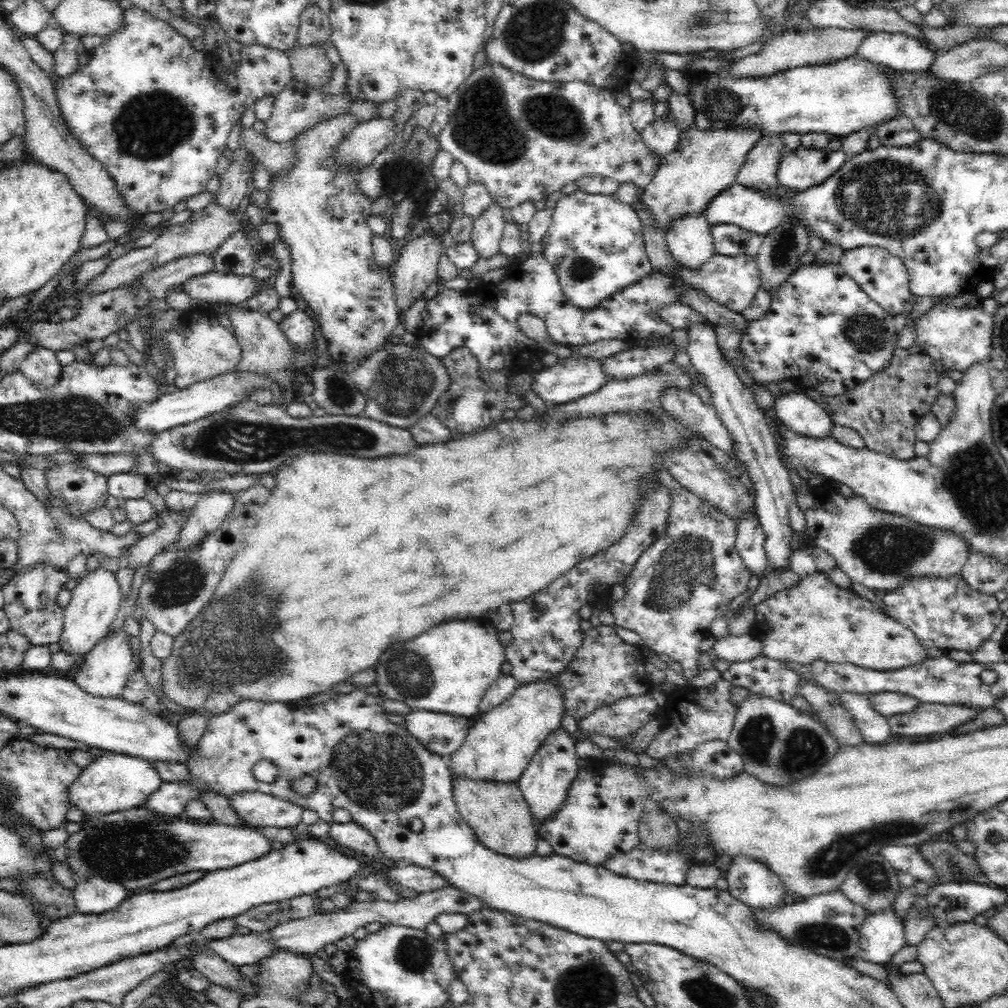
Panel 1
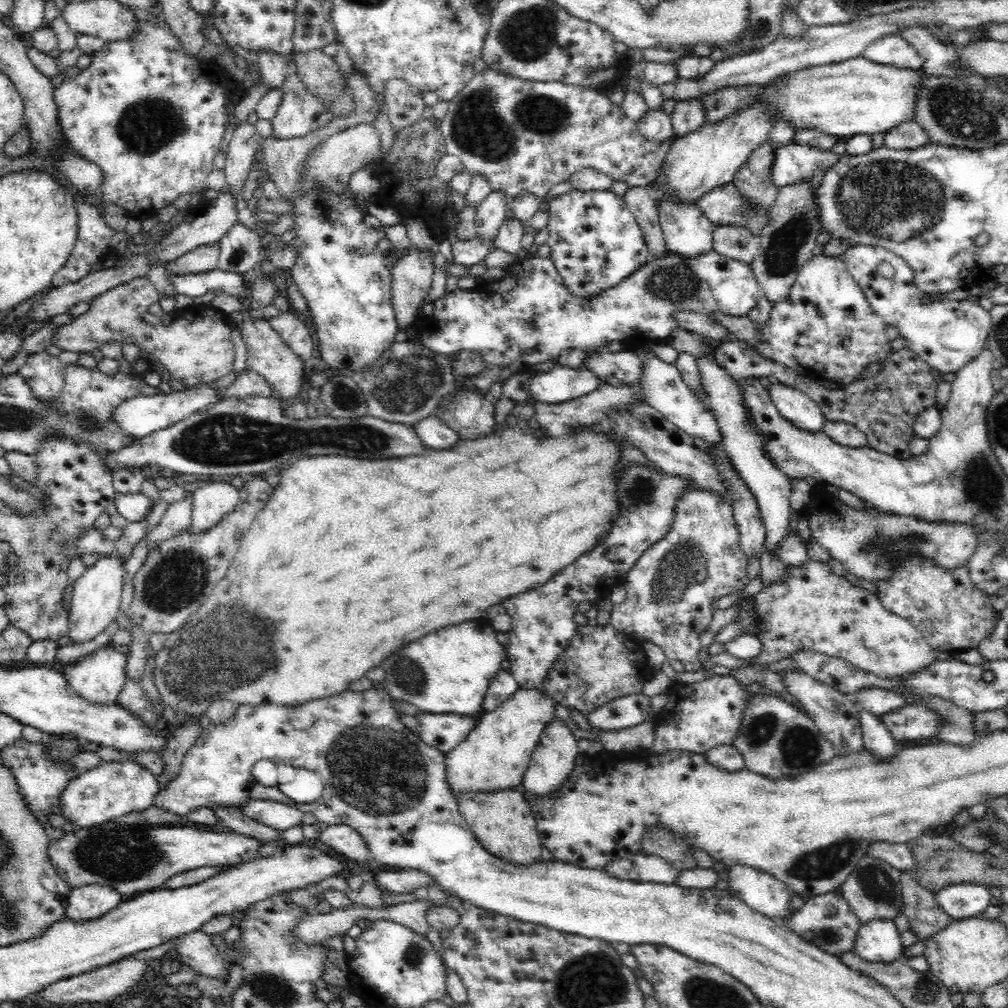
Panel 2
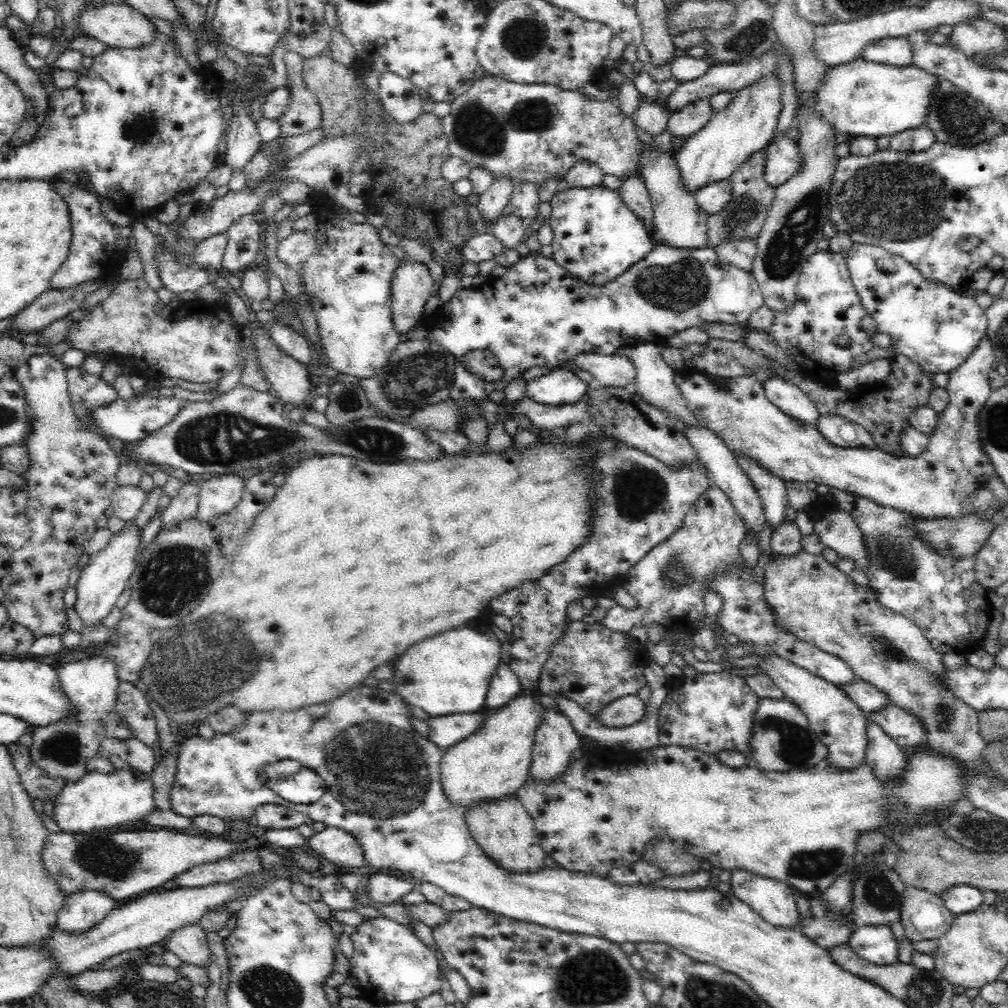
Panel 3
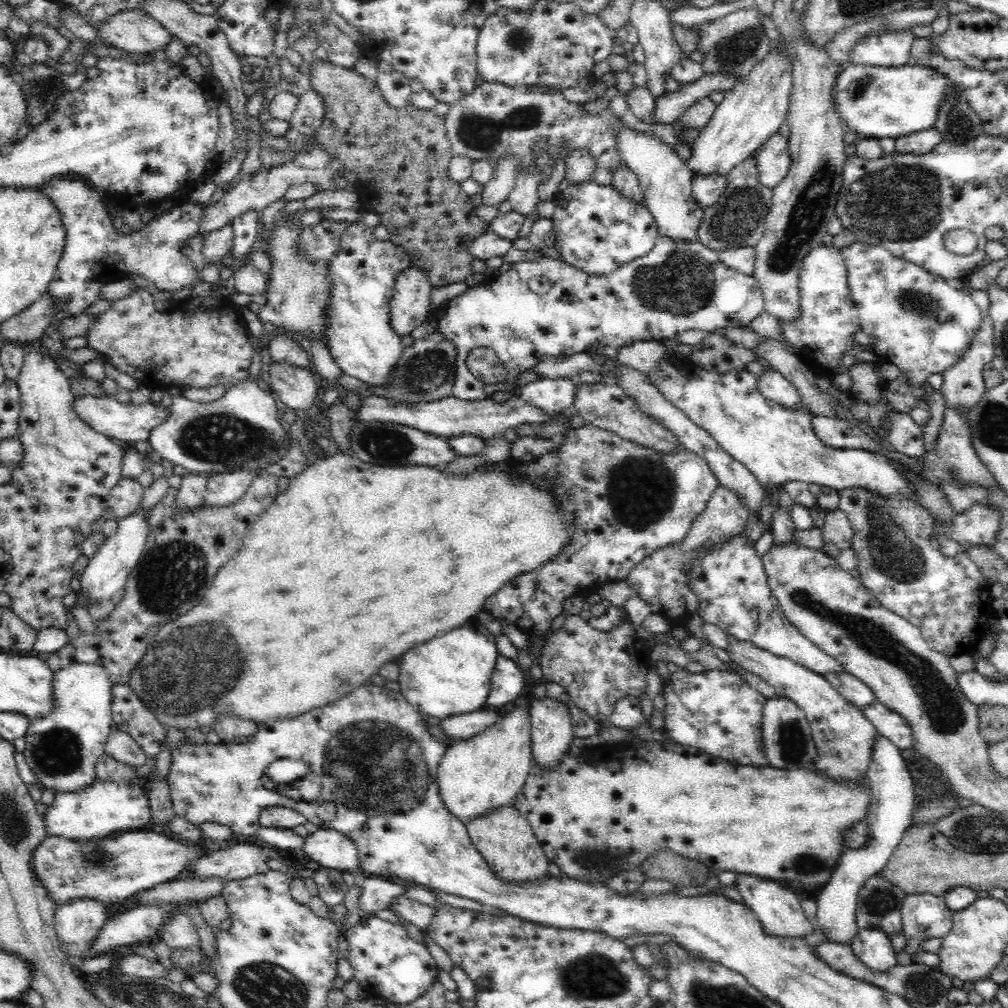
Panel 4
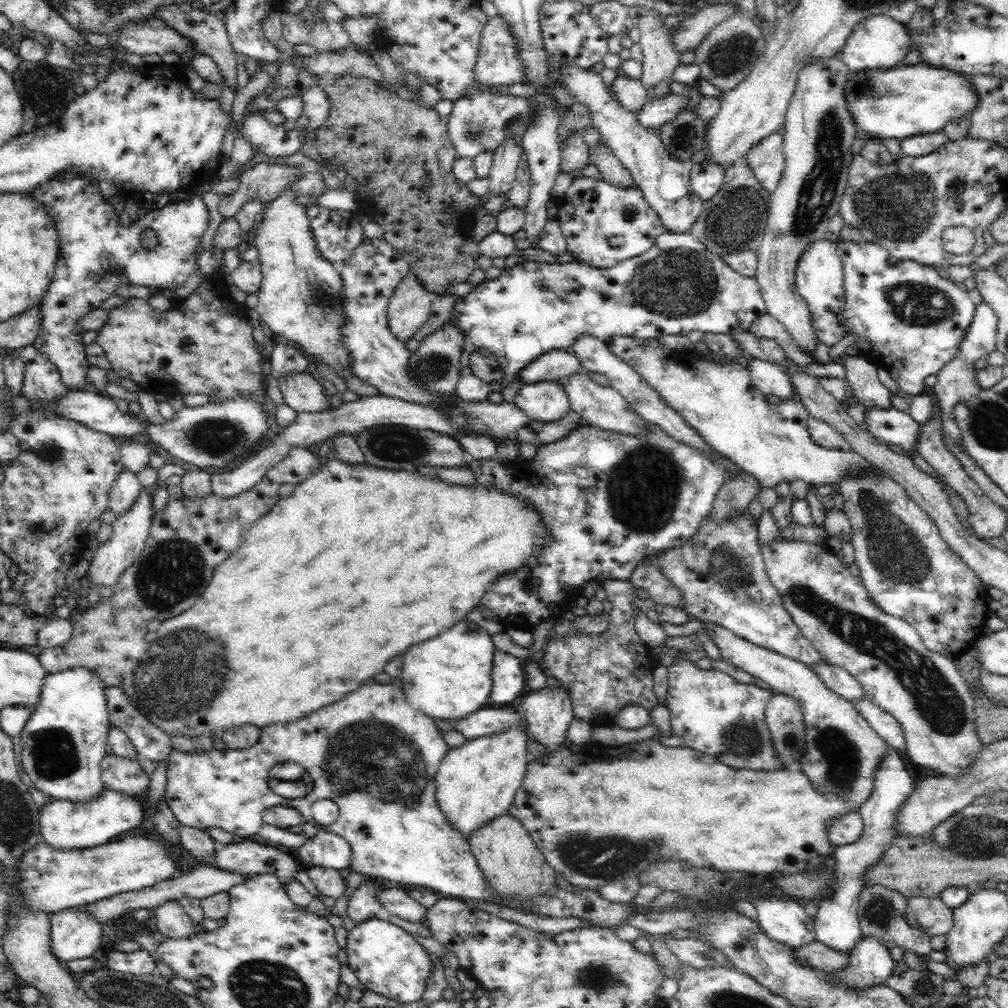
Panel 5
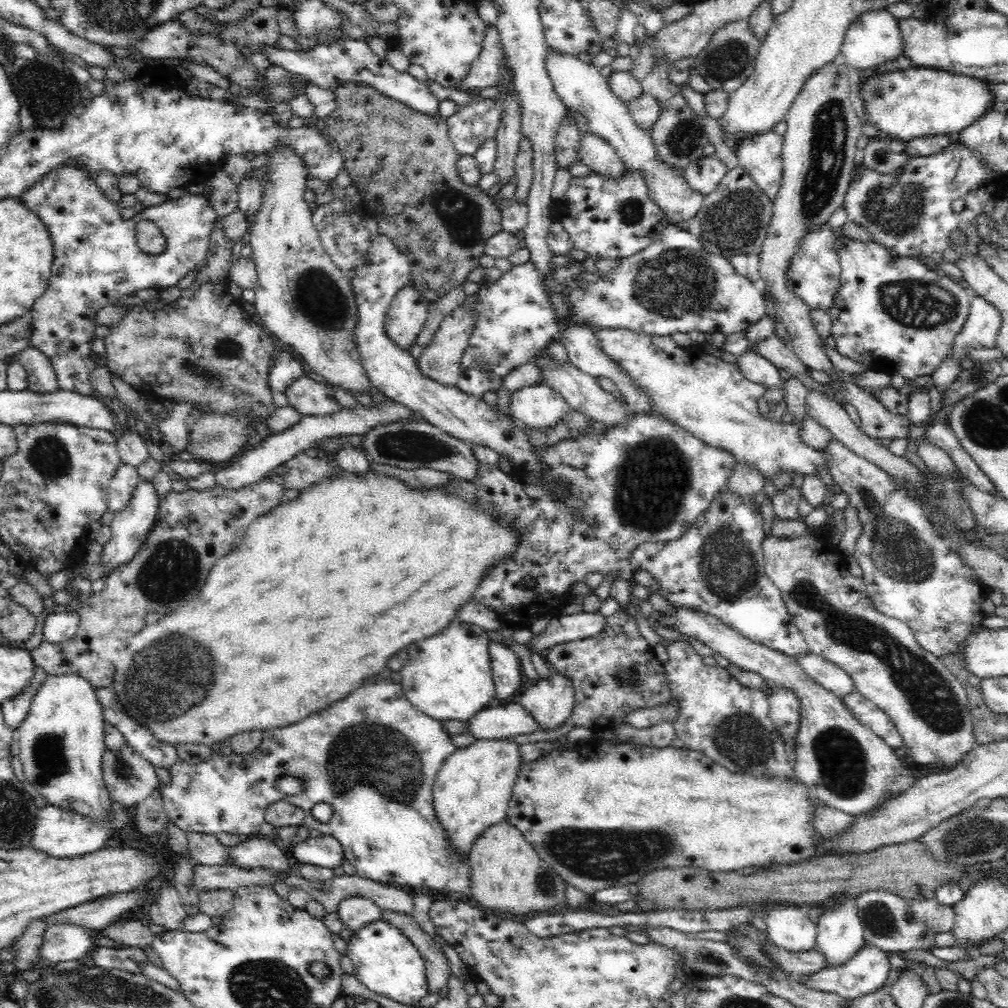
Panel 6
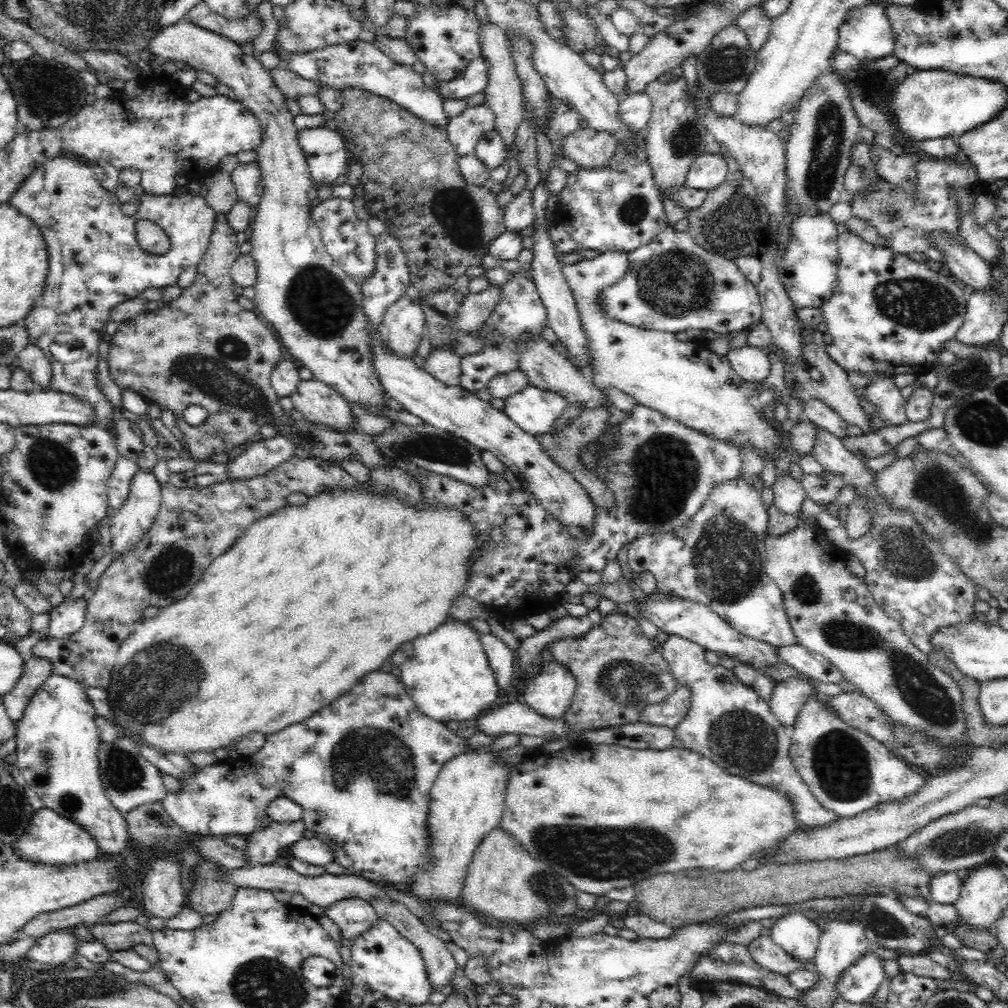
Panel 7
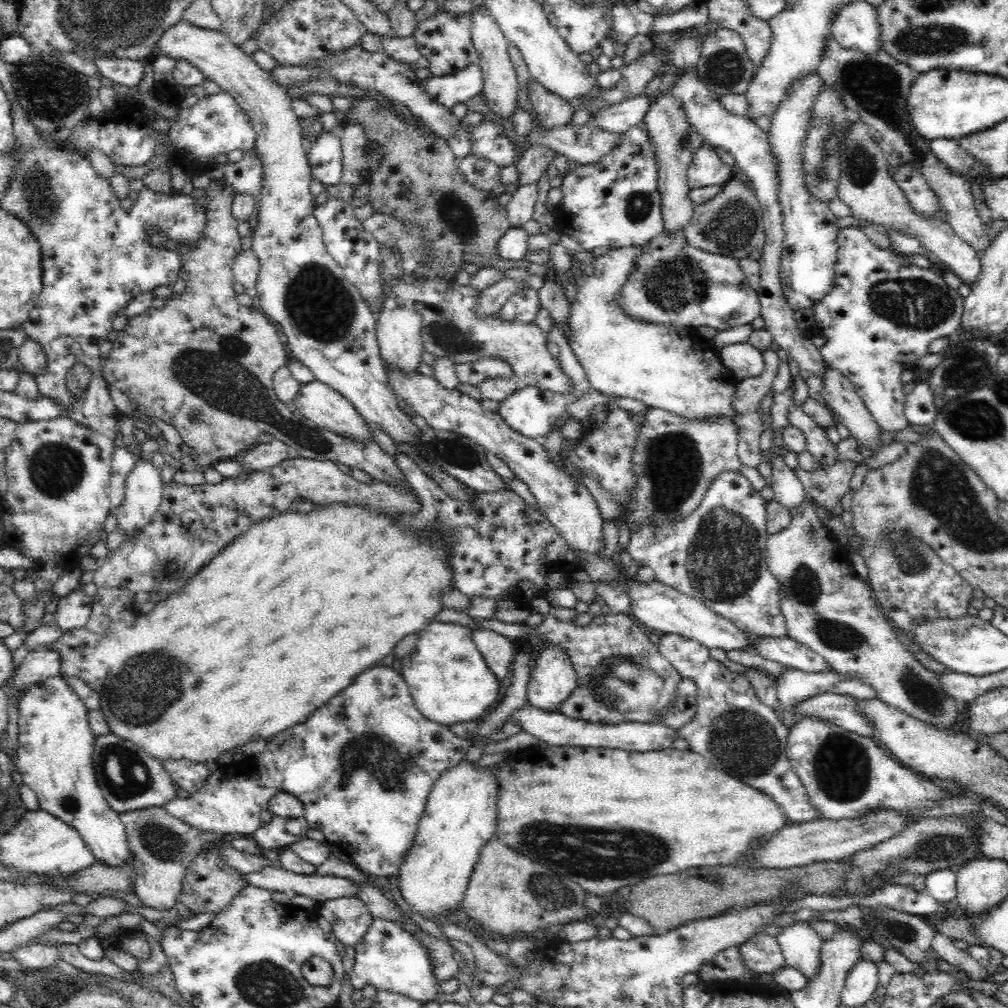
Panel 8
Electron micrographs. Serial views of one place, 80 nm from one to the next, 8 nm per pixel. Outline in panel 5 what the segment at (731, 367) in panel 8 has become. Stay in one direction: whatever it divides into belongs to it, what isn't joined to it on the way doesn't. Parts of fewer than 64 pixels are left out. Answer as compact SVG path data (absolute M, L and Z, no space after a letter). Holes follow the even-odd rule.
M753 357L748 360L746 371L748 371L750 380L764 395L772 394L782 401L793 396L791 379L786 377L782 366Z

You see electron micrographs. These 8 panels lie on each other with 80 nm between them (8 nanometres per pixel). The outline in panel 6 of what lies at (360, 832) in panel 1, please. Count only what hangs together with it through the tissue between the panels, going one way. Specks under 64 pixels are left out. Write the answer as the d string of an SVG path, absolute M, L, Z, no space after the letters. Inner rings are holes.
M328 835L300 840L300 842L294 843L291 853L302 865L326 869L341 865L343 858L340 844L334 837Z

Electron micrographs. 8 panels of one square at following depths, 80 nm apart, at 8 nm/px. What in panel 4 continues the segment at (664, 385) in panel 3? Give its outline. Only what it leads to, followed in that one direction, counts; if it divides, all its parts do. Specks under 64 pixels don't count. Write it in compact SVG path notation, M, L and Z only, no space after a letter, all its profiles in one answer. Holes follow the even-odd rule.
M638 341L632 345L622 347L617 351L616 359L626 366L635 368L638 372L648 377L648 374L650 374L652 370L656 370L658 360L660 360L667 351L667 347L659 341Z

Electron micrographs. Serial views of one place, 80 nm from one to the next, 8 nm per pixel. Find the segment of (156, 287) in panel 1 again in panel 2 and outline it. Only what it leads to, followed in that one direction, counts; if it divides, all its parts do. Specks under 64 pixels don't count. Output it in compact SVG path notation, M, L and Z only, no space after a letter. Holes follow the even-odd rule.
M219 240L196 246L192 250L182 254L177 259L165 263L166 272L169 274L186 274L186 272L204 272L219 268L220 254Z

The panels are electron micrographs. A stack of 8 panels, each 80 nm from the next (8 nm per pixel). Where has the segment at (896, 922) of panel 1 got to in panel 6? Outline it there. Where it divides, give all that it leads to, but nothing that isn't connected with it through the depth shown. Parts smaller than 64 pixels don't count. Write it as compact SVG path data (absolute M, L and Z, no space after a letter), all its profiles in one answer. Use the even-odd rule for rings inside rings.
M867 944L845 965L823 969L821 972L812 972L812 974L798 974L798 978L795 979L804 988L836 993L846 1000L857 999L882 987L890 970L888 960L889 958L887 958L884 951Z

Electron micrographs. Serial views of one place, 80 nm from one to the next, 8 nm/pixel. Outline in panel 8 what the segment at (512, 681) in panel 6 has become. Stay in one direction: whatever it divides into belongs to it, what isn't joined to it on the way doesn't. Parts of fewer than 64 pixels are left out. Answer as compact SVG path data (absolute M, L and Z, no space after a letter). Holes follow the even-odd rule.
M482 628L471 630L470 638L476 644L485 664L498 680L511 674L511 665L516 652L510 638Z

